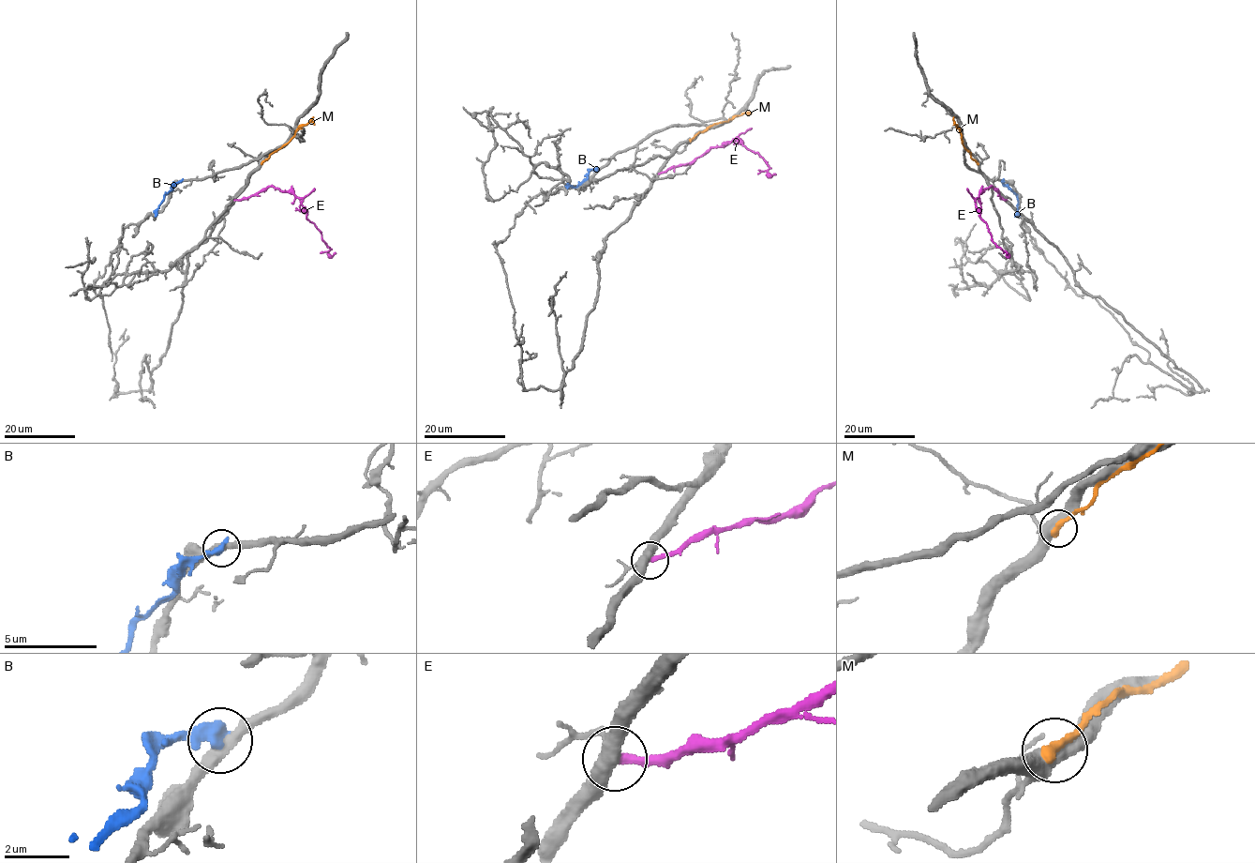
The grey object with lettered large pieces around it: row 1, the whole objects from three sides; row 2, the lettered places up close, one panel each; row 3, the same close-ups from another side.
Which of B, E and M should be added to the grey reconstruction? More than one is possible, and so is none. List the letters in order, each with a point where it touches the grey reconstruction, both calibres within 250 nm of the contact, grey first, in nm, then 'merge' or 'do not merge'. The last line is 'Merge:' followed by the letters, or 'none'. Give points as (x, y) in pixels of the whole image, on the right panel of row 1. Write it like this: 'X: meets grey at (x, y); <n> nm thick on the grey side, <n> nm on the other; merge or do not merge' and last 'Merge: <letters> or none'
B: meets grey at (1003, 181); 360 nm thick on the grey side, 440 nm on the other; do not merge
E: meets grey at (1006, 200); 360 nm thick on the grey side, 300 nm on the other; do not merge
M: meets grey at (977, 162); 420 nm thick on the grey side, 380 nm on the other; do not merge
Merge: none

